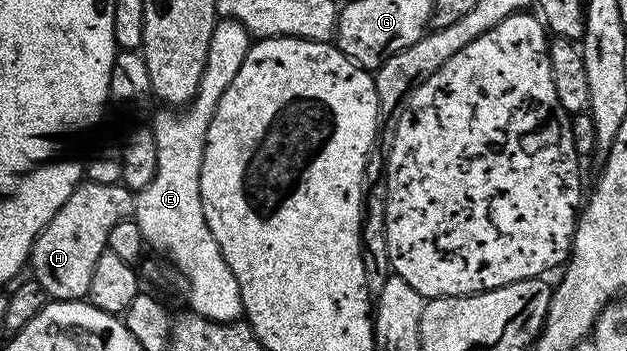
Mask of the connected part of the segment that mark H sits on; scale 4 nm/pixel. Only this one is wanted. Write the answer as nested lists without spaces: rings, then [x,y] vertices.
[[[80,181],[69,193],[69,201],[53,213],[49,225],[31,246],[29,271],[34,279],[47,290],[55,301],[86,300],[89,281],[97,266],[97,257],[107,250],[109,229],[123,219],[130,219],[135,213],[135,195],[122,182],[101,185],[90,181]]]

